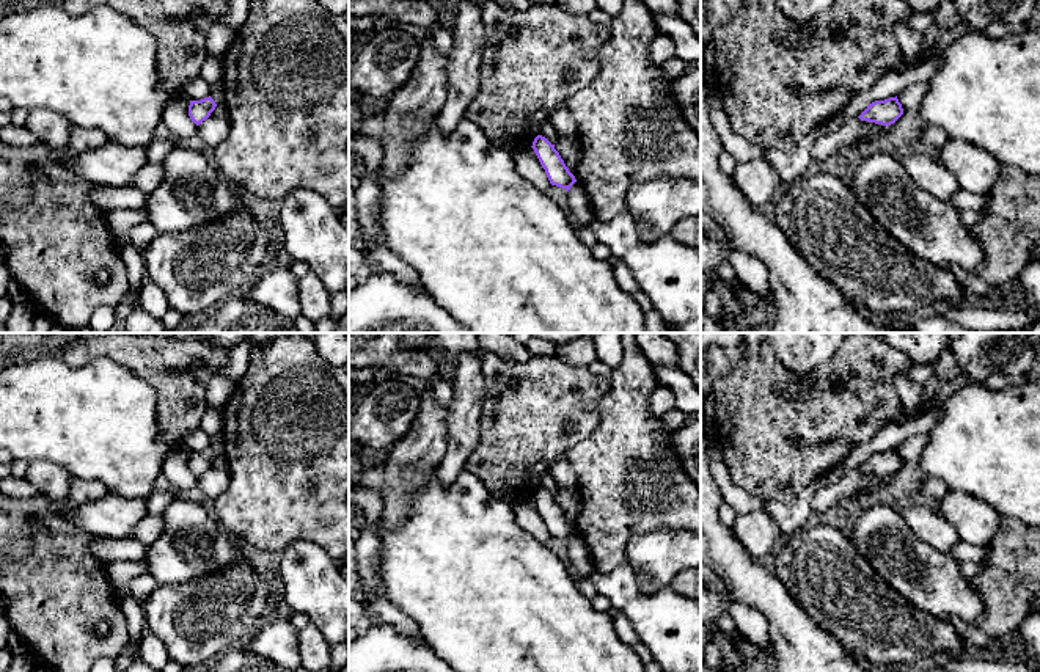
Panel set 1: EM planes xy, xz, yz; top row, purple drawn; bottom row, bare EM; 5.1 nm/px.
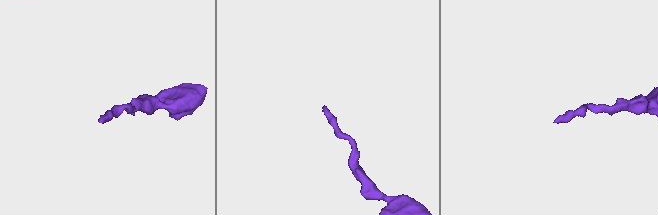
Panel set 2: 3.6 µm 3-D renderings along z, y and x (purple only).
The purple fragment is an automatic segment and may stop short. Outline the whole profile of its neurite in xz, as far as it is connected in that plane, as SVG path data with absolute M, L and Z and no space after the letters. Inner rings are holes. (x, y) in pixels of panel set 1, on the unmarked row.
M537 487L531 499L545 521L550 535L569 543L577 531L566 518L559 504L555 501L555 496L551 496L545 488Z

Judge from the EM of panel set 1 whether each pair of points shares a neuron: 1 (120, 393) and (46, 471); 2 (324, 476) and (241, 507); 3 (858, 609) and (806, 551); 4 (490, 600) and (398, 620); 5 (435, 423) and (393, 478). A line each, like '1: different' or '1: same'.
1: different
2: same
3: same
4: different
5: same

